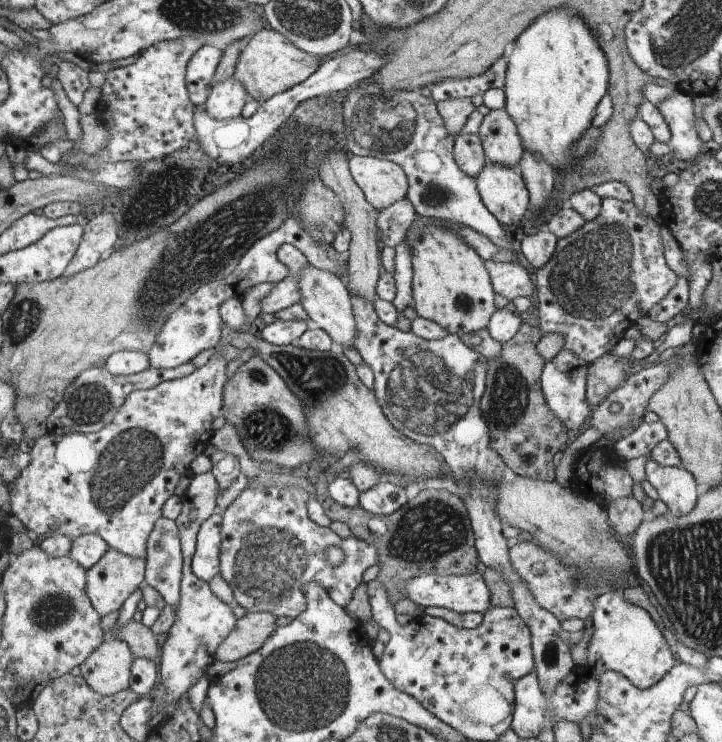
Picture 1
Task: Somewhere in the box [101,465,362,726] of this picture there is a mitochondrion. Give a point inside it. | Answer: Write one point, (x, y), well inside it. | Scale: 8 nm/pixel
(271, 560)

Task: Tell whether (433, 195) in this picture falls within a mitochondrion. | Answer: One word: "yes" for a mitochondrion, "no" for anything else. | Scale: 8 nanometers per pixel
yes

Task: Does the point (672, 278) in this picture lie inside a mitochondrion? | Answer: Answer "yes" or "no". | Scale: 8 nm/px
no

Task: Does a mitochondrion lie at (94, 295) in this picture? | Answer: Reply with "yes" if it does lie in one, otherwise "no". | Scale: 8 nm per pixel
no

